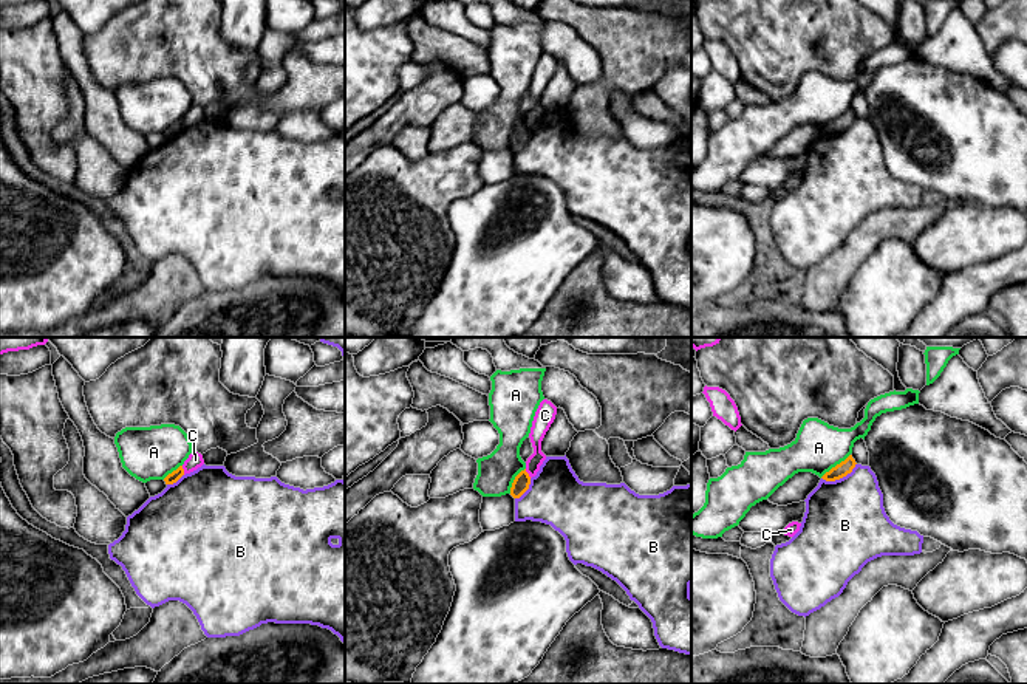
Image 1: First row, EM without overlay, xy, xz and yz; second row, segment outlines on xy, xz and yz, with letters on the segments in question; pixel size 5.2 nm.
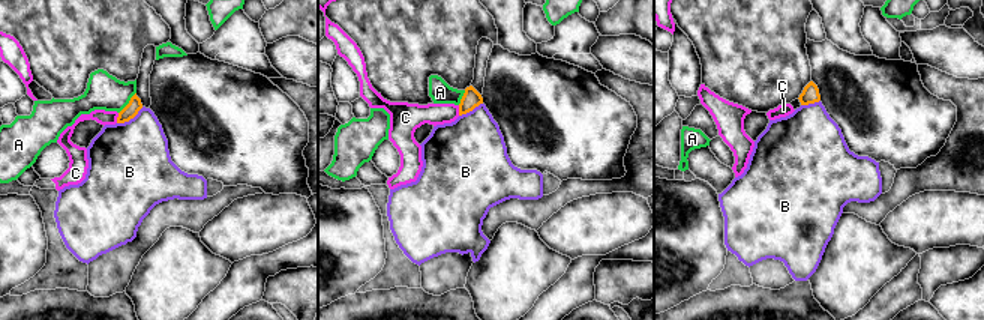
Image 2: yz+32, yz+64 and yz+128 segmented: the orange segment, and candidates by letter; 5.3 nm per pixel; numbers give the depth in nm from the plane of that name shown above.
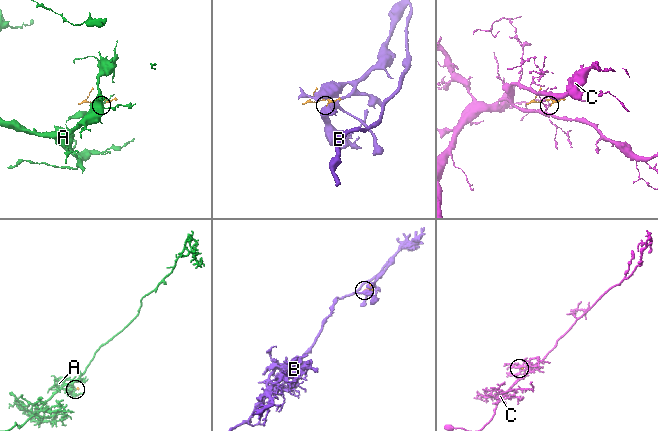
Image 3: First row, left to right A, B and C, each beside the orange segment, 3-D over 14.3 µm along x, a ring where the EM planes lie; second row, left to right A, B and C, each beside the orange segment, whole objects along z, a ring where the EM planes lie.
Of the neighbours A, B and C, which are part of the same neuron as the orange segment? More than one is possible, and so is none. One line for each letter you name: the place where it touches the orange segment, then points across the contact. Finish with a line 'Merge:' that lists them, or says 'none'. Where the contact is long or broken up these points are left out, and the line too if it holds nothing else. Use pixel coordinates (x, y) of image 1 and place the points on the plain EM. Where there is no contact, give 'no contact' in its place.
Merge: none

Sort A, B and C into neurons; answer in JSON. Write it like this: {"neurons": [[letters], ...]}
{"neurons": [["A"], ["B"], ["C"]]}

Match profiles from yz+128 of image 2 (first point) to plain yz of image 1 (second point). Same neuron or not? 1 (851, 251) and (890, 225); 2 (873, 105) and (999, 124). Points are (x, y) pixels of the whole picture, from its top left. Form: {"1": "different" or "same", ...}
{"1": "different", "2": "same"}

